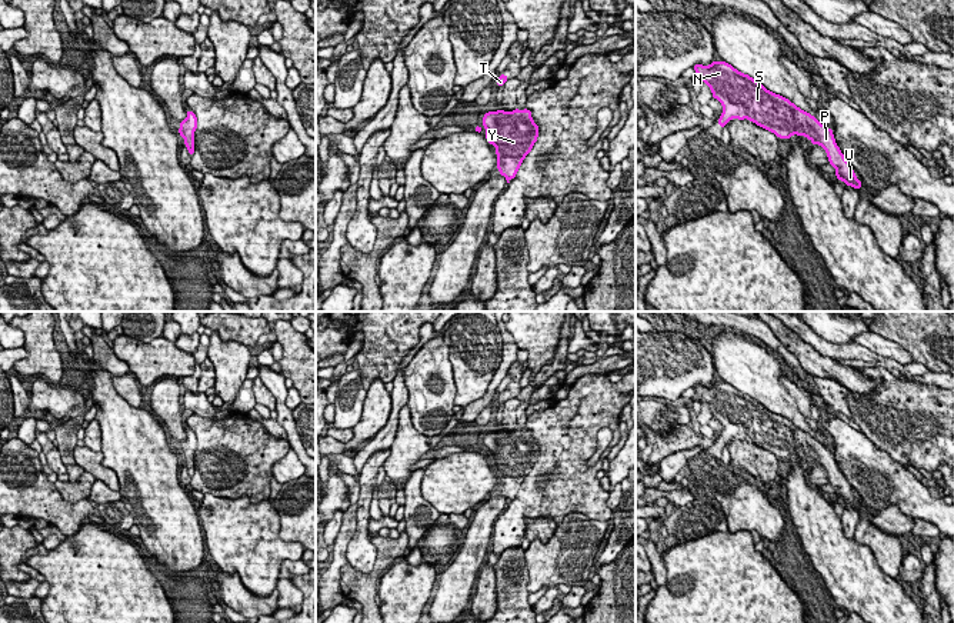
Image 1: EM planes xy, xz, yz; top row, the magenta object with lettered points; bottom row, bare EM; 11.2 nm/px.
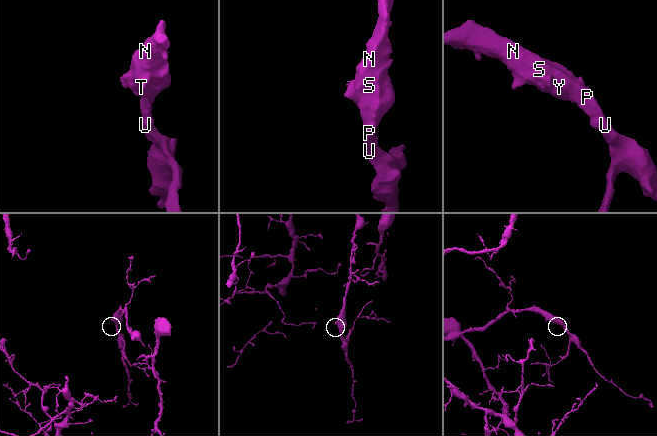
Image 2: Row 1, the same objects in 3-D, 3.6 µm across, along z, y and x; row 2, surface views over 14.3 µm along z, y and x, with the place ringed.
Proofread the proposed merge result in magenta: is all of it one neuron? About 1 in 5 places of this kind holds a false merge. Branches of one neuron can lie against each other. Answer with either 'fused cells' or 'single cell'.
single cell

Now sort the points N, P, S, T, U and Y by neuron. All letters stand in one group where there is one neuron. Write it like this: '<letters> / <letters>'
N P S T U Y

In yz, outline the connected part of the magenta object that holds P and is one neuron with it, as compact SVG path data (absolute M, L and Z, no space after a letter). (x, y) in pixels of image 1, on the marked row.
M714 60L710 66L696 64L693 69L723 104L718 119L721 129L733 119L748 119L783 140L793 134L804 136L813 144L824 147L830 164L837 169L838 180L860 190L861 181L837 146L833 129L725 61Z

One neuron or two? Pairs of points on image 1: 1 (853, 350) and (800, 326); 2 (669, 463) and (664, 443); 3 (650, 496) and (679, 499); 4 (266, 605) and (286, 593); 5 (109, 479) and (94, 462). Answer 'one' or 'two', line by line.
1: one
2: two
3: one
4: two
5: one

